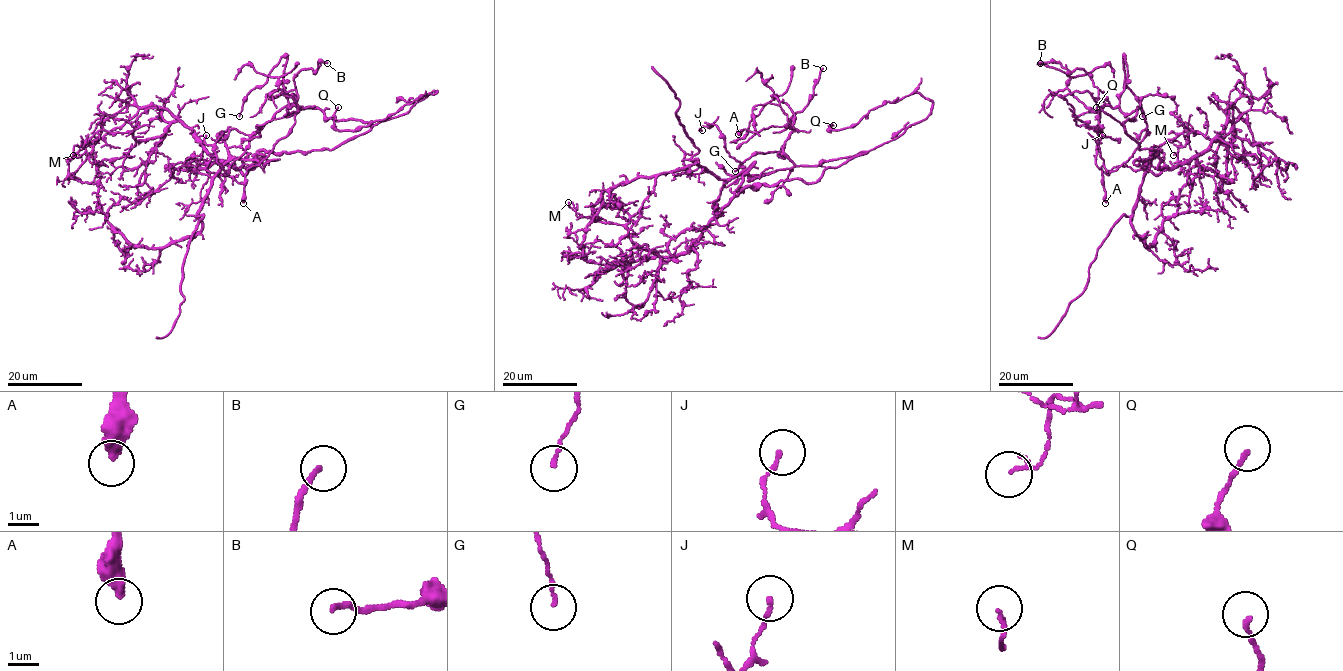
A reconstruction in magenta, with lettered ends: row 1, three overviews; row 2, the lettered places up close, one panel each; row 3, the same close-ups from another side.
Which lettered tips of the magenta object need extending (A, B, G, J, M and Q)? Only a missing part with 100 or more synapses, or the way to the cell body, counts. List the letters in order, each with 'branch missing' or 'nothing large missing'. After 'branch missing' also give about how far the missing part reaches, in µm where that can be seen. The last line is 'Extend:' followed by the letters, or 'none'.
A: nothing large missing
B: nothing large missing
G: nothing large missing
J: nothing large missing
M: nothing large missing
Q: nothing large missing
Extend: none

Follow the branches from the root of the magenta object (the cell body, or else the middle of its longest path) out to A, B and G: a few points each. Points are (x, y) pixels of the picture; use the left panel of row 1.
A: (256, 163), (265, 153), (333, 149), (370, 126), (288, 108), (298, 109), (292, 130), (247, 171), (243, 203)
B: (256, 163), (265, 153), (333, 149), (370, 129), (319, 109), (288, 112), (293, 77), (327, 63)
G: (256, 163), (265, 153), (333, 149), (370, 126), (319, 109), (289, 113), (282, 56), (239, 116)

